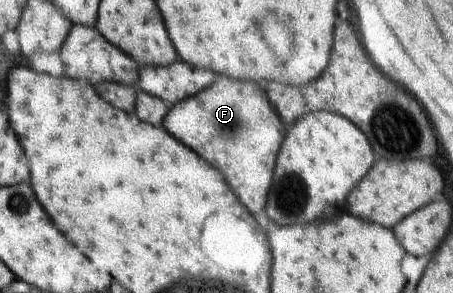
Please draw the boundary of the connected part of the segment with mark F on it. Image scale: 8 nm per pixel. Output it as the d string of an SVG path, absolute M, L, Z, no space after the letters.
M217 76L212 86L169 107L162 125L178 142L196 152L202 160L222 174L228 186L240 198L242 206L246 206L254 216L264 212L272 186L276 156L284 142L286 126L282 124L278 114L270 106L268 97L258 88L256 82L240 82L227 76Z

